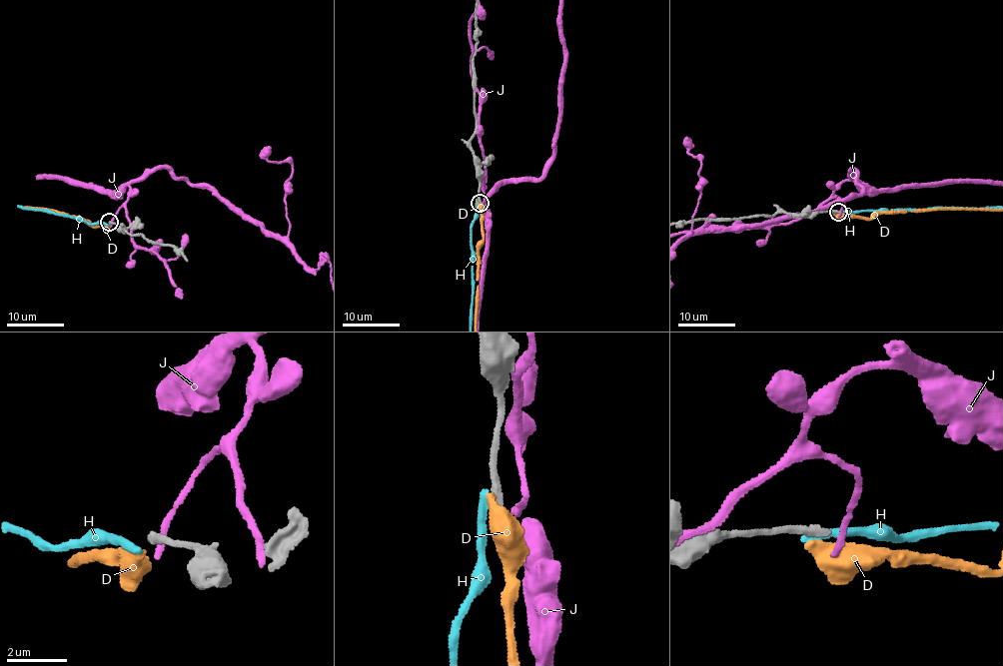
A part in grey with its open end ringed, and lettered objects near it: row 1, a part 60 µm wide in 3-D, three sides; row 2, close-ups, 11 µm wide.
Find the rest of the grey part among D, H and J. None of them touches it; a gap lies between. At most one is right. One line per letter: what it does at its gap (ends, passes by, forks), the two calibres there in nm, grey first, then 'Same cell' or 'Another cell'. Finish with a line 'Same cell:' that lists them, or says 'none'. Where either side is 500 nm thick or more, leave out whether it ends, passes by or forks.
D: Thickness 240 nm (grey) against 550 nm. Another cell
H: It ends there. Thickness 240 nm (grey) against 360 nm. Another cell
J: It ends there. Thickness 240 nm (grey) against 240 nm. Another cell
Same cell: none

